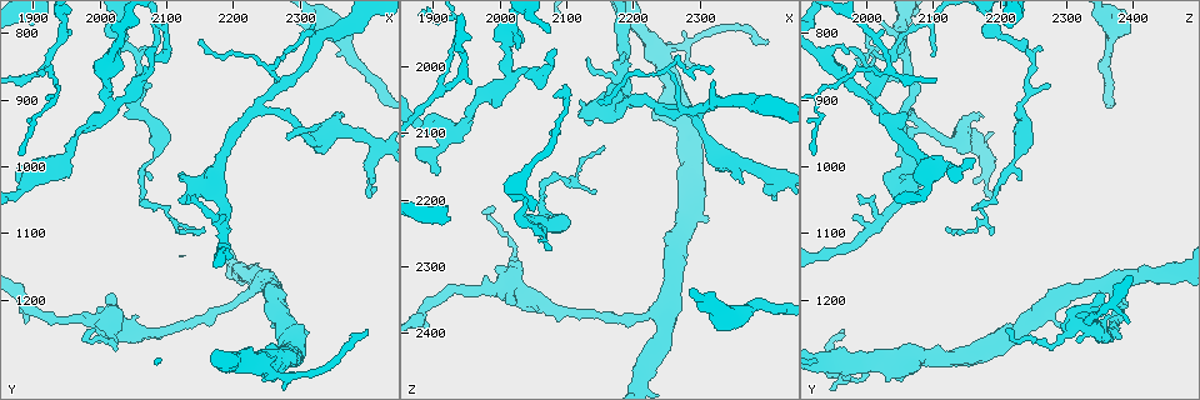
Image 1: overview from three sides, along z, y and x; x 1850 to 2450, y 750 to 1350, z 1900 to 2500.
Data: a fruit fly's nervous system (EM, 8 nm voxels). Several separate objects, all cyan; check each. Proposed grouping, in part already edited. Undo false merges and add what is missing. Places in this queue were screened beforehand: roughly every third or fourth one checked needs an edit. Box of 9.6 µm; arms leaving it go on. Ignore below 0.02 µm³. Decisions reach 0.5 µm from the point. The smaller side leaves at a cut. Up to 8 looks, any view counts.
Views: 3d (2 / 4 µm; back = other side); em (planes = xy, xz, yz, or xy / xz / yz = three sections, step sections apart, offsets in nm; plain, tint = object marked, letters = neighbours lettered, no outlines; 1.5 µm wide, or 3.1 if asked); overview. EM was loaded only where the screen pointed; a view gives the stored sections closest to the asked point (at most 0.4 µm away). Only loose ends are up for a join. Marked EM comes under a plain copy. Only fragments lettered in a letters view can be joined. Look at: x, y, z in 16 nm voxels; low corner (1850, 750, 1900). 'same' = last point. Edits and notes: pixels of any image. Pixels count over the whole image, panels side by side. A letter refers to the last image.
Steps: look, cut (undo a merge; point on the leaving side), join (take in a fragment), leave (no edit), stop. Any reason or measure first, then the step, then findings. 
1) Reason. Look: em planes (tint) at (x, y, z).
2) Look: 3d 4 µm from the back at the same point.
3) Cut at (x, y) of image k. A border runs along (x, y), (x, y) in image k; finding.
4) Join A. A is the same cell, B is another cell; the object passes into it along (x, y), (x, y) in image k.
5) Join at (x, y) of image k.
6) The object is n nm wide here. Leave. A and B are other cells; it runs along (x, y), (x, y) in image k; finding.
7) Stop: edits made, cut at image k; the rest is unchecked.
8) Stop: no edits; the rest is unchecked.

Calibre changes. Look: 3d 2 µm from the back at (1970, 955, 2055).

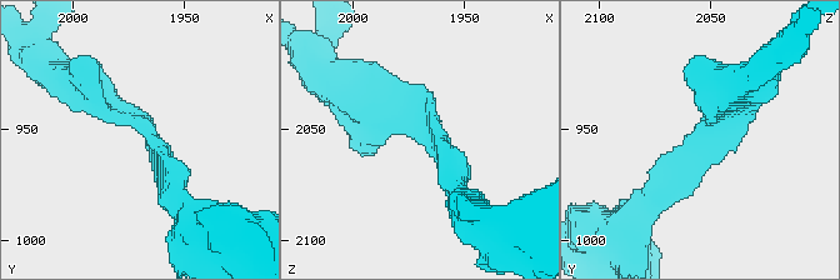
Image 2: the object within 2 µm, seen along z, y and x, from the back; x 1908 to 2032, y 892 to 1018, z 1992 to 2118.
The arms are 220, 220 nm wide. Look: em planes (tint) at (1964, 952, 2052).

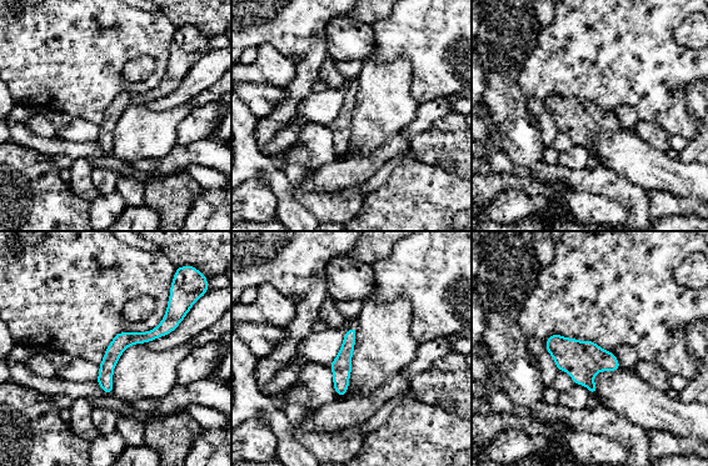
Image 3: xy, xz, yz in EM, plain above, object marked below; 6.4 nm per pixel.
Look: em planes (letters) at the same point.

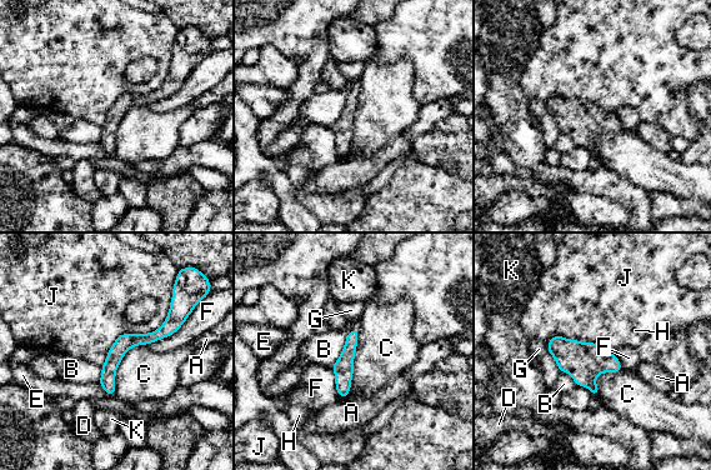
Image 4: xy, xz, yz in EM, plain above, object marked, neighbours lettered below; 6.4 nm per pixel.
The object is 100 nm wide here. Leave. A, B, C, D, E, F, G, H, J and K are other cells; a border runs along (173, 289), (156, 329), (123, 334) in image 4; continuous, no second neuron.

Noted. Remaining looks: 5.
A narrow waist. Look: 3d 4 µm at (2030, 805, 2215).

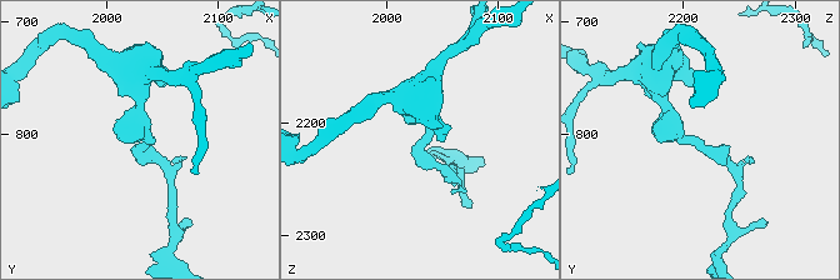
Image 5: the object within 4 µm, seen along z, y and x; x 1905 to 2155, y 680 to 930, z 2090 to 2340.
Need the tissue. Look: em planes (letters) at (2036, 810, 2214).

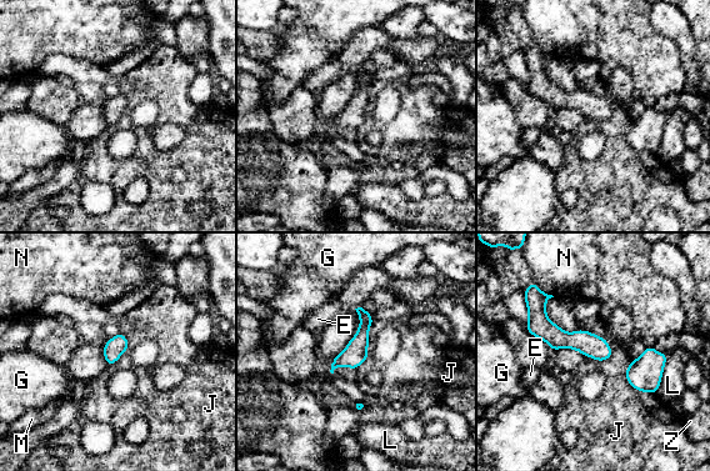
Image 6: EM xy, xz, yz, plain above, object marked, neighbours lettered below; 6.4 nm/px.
Leave. E, G, J, L, M, N and Z are other cells; it runs along (533, 314), (558, 339), (608, 354) in image 6; all the same neuron.

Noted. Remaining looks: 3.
Thin end. Look: 3d 4 µm at (2405, 1245, 1965).

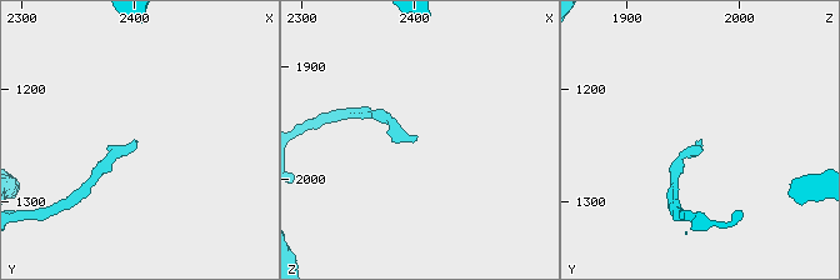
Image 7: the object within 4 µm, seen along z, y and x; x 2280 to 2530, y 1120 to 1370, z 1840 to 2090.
Now the EM. Look: em yz step 4 (letters) at (2402, 1248, 1962).

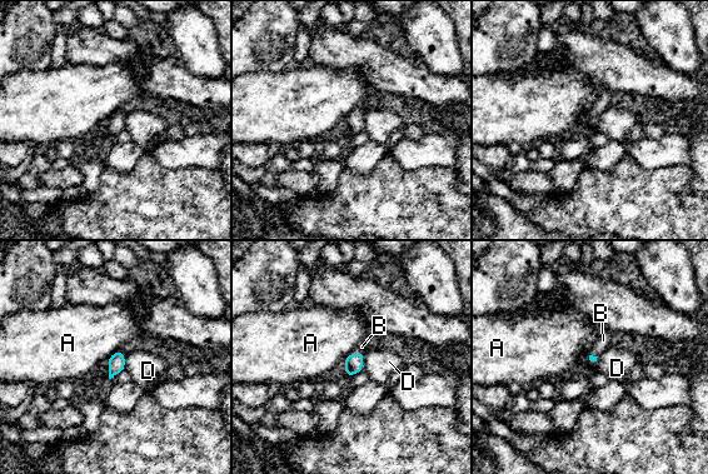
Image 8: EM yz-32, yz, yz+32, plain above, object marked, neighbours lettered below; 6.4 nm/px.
The longest contact is with D, 130 nm. Join B. B is the same cell, A and D are other cells; it goes on there.

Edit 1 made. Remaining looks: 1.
Stop: edits made, join at image 8; the rest is unchecked.

